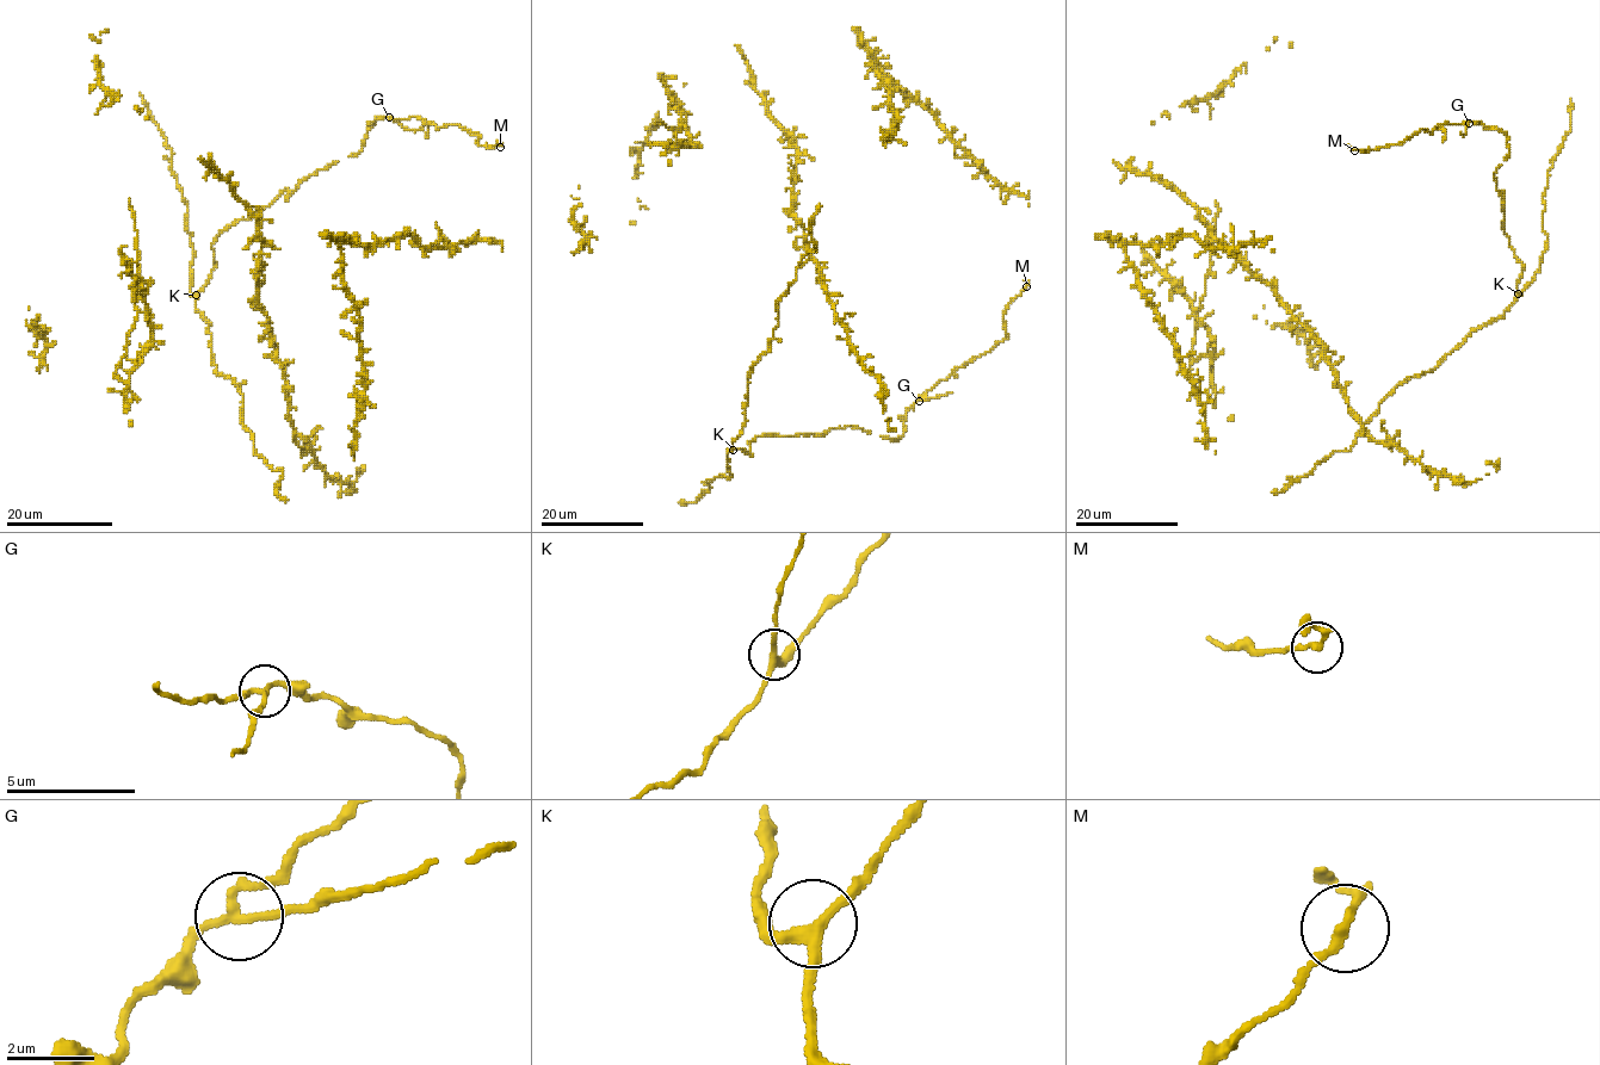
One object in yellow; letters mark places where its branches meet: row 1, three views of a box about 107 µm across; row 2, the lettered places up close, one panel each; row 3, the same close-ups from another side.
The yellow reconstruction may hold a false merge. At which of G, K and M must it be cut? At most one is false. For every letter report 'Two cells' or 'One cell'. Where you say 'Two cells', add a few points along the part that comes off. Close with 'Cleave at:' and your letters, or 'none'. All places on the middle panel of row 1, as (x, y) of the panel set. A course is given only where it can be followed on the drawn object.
G: Two cells. Course of the part to remove: (919, 401), (951, 392)
K: One cell
M: One cell
Cleave at: G

